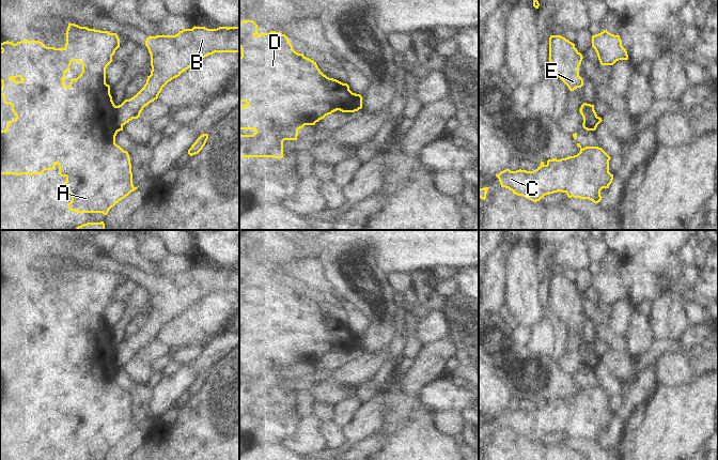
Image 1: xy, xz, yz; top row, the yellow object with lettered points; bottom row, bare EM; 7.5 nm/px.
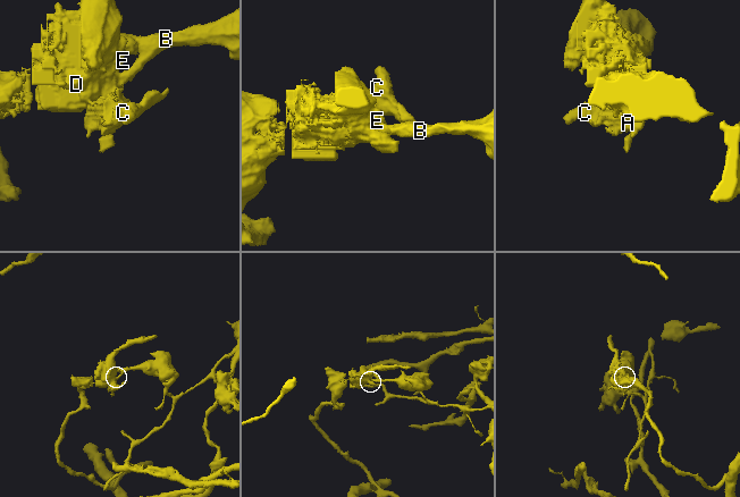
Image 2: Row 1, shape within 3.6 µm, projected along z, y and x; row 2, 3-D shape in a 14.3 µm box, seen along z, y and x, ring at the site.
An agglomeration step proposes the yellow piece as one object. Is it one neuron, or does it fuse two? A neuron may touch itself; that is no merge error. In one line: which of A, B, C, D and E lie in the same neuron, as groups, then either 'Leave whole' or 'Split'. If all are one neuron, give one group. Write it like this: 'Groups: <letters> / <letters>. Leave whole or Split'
Groups: A C D E / B. Split

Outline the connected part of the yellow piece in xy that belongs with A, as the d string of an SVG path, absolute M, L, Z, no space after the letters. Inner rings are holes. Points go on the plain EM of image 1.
M71 262L66 270L66 283L64 288L47 287L40 280L27 279L17 281L16 283L9 280L0 283L0 321L2 322L0 335L3 336L4 343L12 346L12 352L16 355L14 359L6 362L7 366L5 370L0 369L0 414L43 414L45 410L53 410L54 404L58 403L59 414L66 417L64 424L67 426L67 431L72 434L72 441L67 444L67 448L76 453L103 453L107 455L111 447L138 428L132 424L129 394L115 383L115 375L120 370L123 370L123 365L119 364L116 346L110 334L110 325L106 323L106 308L112 302L112 295L119 287L120 278L116 273L89 269ZM73 301L82 304L82 311L77 318L71 319L69 324L66 326L64 324L64 317L65 312L69 310Z

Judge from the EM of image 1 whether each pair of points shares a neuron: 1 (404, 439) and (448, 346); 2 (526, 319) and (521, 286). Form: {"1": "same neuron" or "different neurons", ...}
{"1": "same neuron", "2": "same neuron"}

